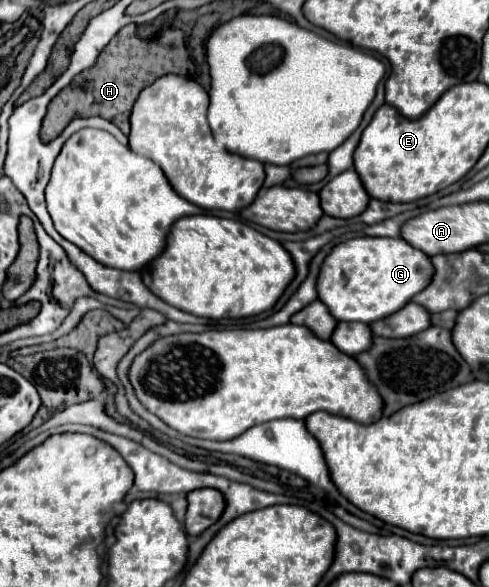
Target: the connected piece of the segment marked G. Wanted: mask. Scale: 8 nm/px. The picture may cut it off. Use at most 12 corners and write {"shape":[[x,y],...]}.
{"shape":[[407,240],[333,248],[317,292],[337,320],[371,324],[431,282]]}

